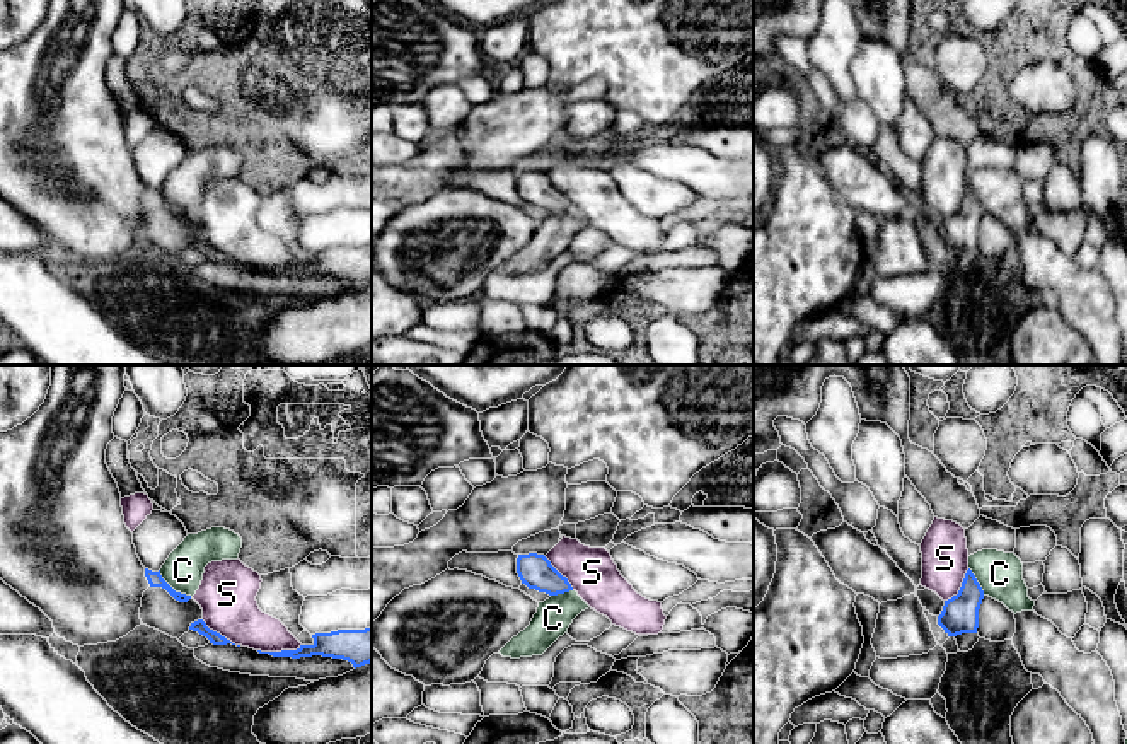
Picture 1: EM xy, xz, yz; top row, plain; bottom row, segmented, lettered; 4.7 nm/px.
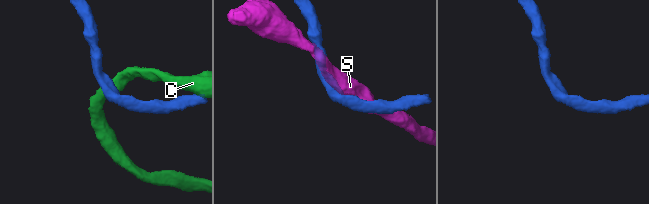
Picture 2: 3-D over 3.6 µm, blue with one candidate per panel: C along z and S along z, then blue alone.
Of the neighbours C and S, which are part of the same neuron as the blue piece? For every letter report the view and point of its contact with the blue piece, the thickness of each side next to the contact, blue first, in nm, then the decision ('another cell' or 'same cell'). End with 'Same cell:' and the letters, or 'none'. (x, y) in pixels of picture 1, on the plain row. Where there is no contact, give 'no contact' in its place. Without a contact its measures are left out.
C: contact xy (173, 207); calibres 70 and 190 nm; same cell
S: contact xy (278, 270); calibres 110 and 220 nm; another cell
Same cell: C

